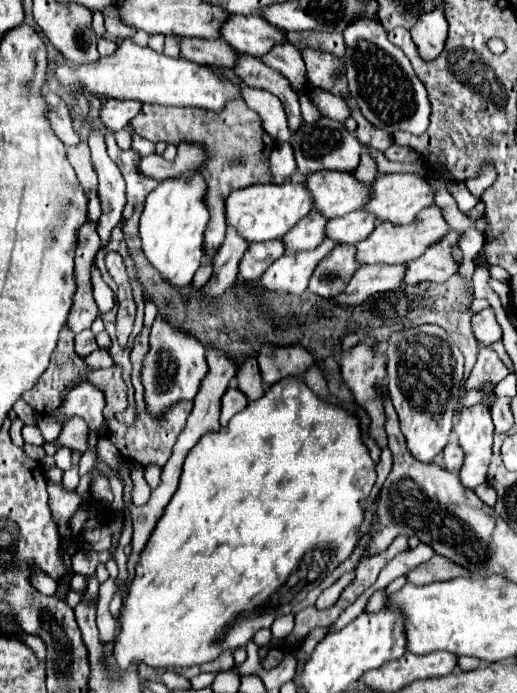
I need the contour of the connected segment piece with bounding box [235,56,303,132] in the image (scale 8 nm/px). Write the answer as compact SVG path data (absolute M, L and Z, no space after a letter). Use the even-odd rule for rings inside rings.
M241 56L241 58L237 60L235 72L237 72L237 76L241 76L249 86L261 88L261 90L269 90L271 94L275 94L275 96L281 100L281 104L285 106L287 118L289 118L289 128L291 128L291 132L297 132L297 128L301 128L303 116L301 116L299 96L297 96L297 92L291 88L289 80L285 80L277 70L265 66L259 58L253 58L253 56Z

